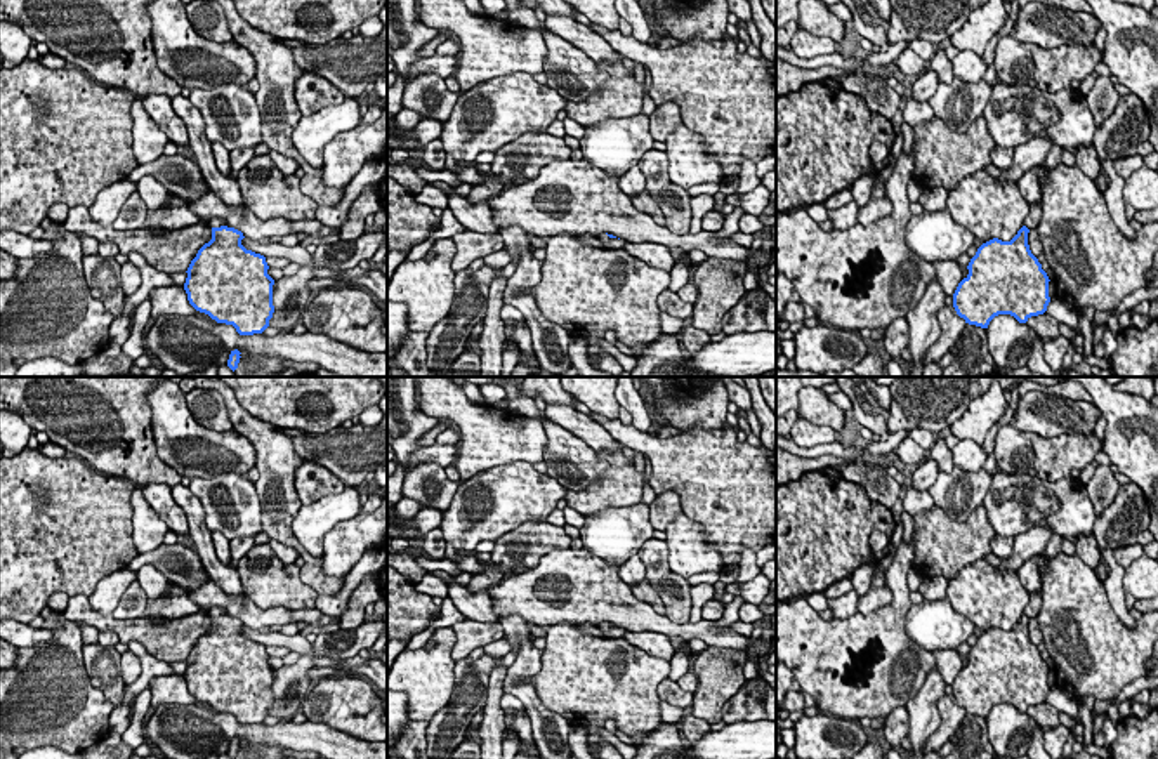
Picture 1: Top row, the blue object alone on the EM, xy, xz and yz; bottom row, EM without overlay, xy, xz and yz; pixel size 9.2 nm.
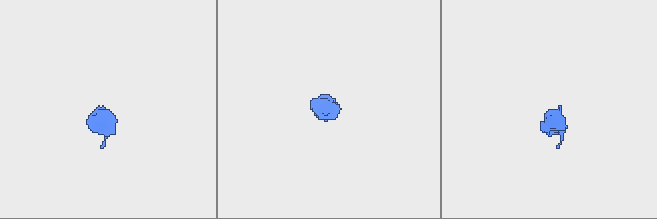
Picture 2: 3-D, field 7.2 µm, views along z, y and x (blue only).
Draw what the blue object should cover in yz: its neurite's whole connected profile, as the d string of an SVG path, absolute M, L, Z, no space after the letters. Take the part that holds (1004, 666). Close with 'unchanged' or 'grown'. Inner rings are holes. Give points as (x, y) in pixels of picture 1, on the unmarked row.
M1042 591L1031 596L1023 617L1010 630L993 627L977 637L967 655L969 663L958 672L953 683L953 696L965 712L988 717L990 710L998 703L1010 703L1019 712L1026 712L1031 705L1047 700L1050 669L1028 634L1028 622L1036 618L1040 606Z; grown

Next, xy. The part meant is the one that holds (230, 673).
M212 608L212 629L205 632L188 657L184 679L189 693L217 712L233 714L240 724L262 723L273 707L273 674L266 646L241 634L241 620L227 617L224 608Z; grown

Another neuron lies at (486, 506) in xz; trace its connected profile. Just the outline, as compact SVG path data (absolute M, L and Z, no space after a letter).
M530 462L498 465L464 481L446 509L439 530L446 545L455 551L474 551L479 542L497 540L526 521L547 521L557 502L564 498L566 486L538 472Z

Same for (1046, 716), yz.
M1038 703L1028 707L1026 714L1045 731L1045 729L1056 729L1059 721L1059 710L1049 703Z

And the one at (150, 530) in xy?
M141 486L130 495L132 502L132 526L134 526L134 545L139 554L156 549L163 544L168 526L158 518L158 514L149 507L148 500L142 495Z

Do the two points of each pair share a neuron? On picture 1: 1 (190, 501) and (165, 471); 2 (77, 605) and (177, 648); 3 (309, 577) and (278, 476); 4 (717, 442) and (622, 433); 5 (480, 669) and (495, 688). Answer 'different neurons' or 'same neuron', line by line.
1: different neurons
2: same neuron
3: same neuron
4: same neuron
5: different neurons

